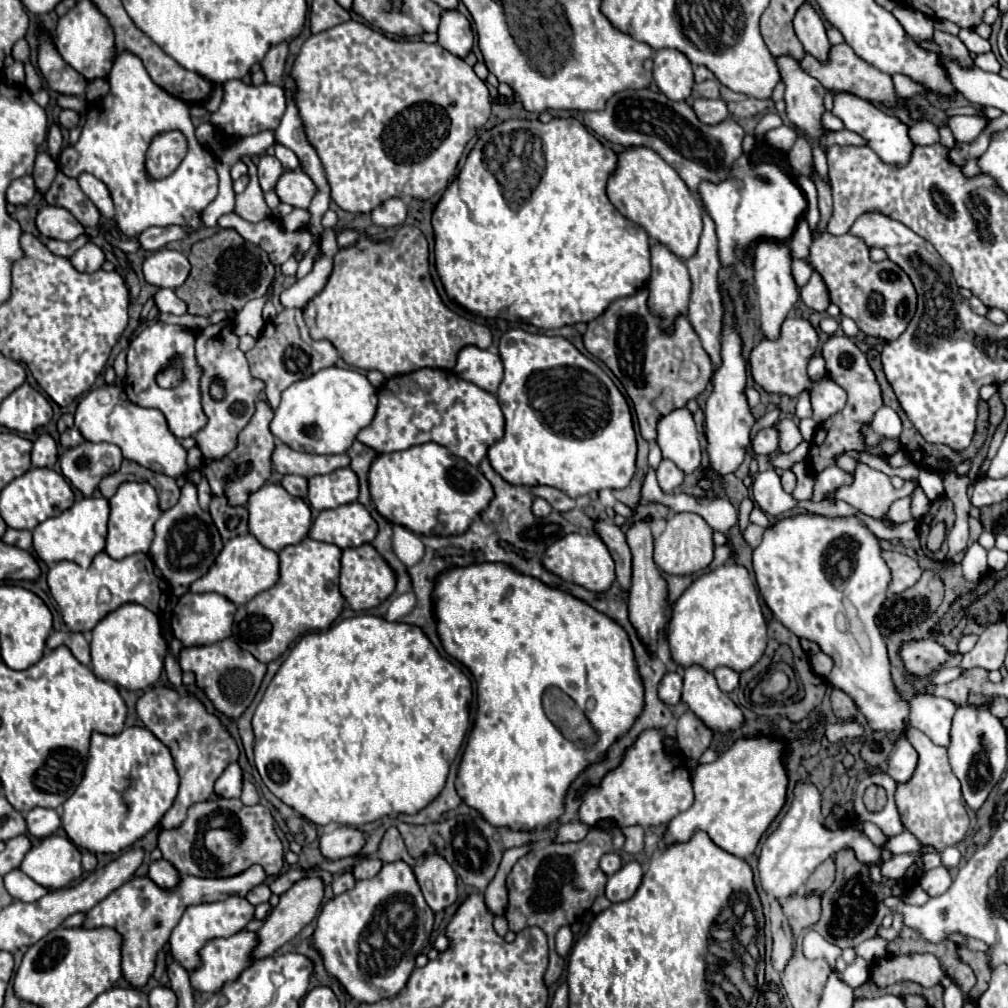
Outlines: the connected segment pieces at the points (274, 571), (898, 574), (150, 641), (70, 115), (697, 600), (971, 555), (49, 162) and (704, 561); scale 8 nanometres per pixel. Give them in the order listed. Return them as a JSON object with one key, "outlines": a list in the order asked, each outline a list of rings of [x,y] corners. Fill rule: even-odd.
{"outlines":[[[[243,534],[225,542],[207,574],[189,586],[189,592],[217,592],[233,604],[247,604],[259,592],[269,590],[279,580],[279,558],[273,550],[265,548],[253,534]]],[[[885,550],[883,558],[889,564],[891,574],[893,574],[891,592],[903,592],[919,580],[919,570],[921,568],[919,568],[915,558],[907,556],[907,554],[901,554],[901,552],[893,552],[893,550]]],[[[135,602],[119,606],[101,618],[91,634],[91,669],[97,678],[127,690],[143,690],[161,676],[165,640],[161,634],[159,616],[145,606]]],[[[63,110],[61,112],[61,116],[59,116],[59,122],[61,122],[61,126],[65,126],[65,128],[75,128],[77,126],[77,122],[79,122],[79,114],[75,112],[75,110]]],[[[729,562],[699,576],[673,604],[667,640],[673,660],[683,668],[701,664],[707,672],[713,672],[717,666],[731,666],[739,672],[749,670],[767,646],[767,624],[749,570],[737,562]]],[[[977,542],[971,544],[967,548],[967,554],[961,562],[963,566],[963,574],[967,580],[981,580],[983,574],[989,570],[987,566],[987,550],[983,546],[979,546]]],[[[39,152],[35,158],[35,170],[31,174],[35,178],[35,186],[37,190],[45,192],[47,186],[51,186],[51,182],[57,176],[57,162],[53,160],[53,156],[49,152]]],[[[681,512],[675,514],[669,522],[665,532],[655,538],[655,562],[667,574],[693,574],[703,570],[713,560],[713,532],[707,522],[699,514]]]]}

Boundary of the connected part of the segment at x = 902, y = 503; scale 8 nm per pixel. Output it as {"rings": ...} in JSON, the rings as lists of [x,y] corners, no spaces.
{"rings":[[[905,496],[901,500],[895,500],[889,508],[889,516],[895,524],[903,524],[911,520],[911,500],[913,496]]]}

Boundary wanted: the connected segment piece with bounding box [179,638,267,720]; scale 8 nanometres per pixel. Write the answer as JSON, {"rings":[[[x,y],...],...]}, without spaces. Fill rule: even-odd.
{"rings":[[[225,638],[221,642],[209,644],[209,646],[197,646],[197,648],[183,648],[179,652],[179,666],[183,672],[195,674],[195,684],[205,692],[205,696],[211,700],[211,704],[225,714],[227,718],[237,720],[253,702],[261,680],[265,676],[265,664],[255,660],[249,652],[241,650],[233,640]]]}

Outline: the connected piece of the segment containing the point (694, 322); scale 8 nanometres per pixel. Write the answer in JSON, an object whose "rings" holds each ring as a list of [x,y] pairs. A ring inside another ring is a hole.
{"rings":[[[703,206],[703,234],[699,240],[699,248],[697,252],[685,262],[691,274],[691,282],[693,282],[693,290],[691,290],[691,300],[689,300],[689,322],[695,328],[695,332],[701,338],[701,344],[705,348],[705,352],[711,358],[713,370],[717,370],[721,366],[721,318],[723,318],[723,306],[721,306],[721,294],[717,288],[717,270],[719,270],[719,256],[717,256],[717,234],[715,234],[715,222],[713,218],[707,214],[705,206]]]}

